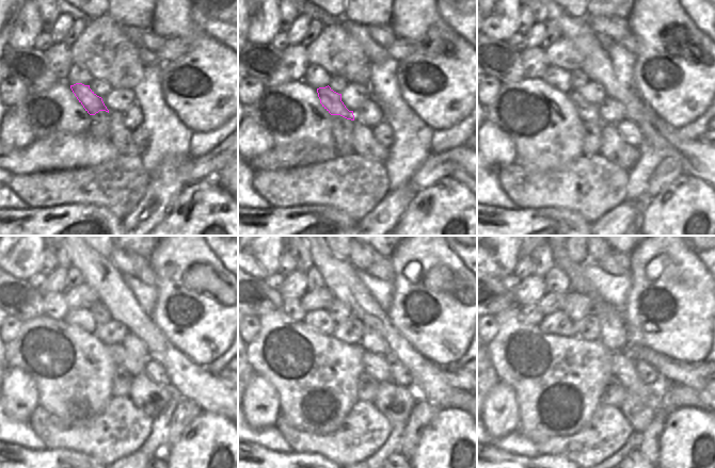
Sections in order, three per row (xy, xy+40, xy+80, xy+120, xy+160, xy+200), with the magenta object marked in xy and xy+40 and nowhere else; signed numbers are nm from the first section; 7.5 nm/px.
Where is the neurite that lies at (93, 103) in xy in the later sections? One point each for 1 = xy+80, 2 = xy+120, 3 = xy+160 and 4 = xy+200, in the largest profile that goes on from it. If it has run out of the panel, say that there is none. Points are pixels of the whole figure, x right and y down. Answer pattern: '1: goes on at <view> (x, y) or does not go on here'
1: goes on at xy+80 (588, 112)
2: goes on at xy+120 (136, 366)
3: goes on at xy+160 (378, 366)
4: goes on at xy+200 (623, 368)

